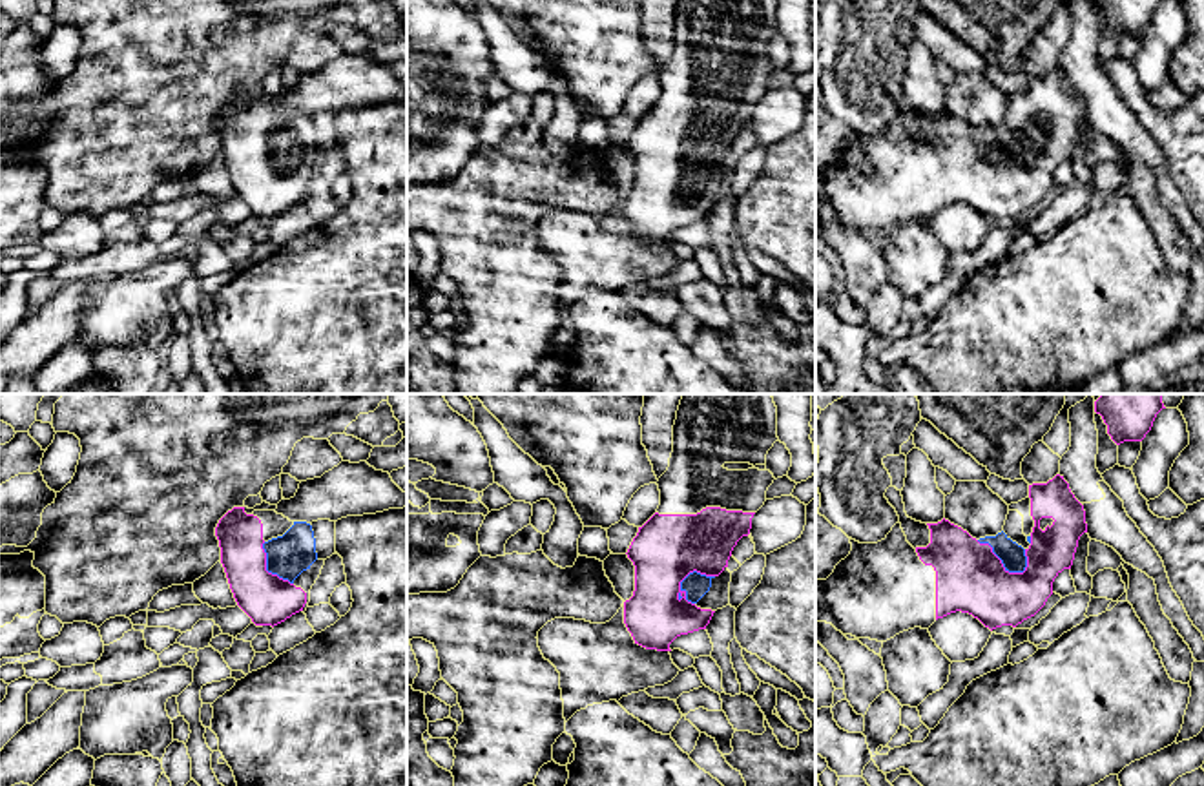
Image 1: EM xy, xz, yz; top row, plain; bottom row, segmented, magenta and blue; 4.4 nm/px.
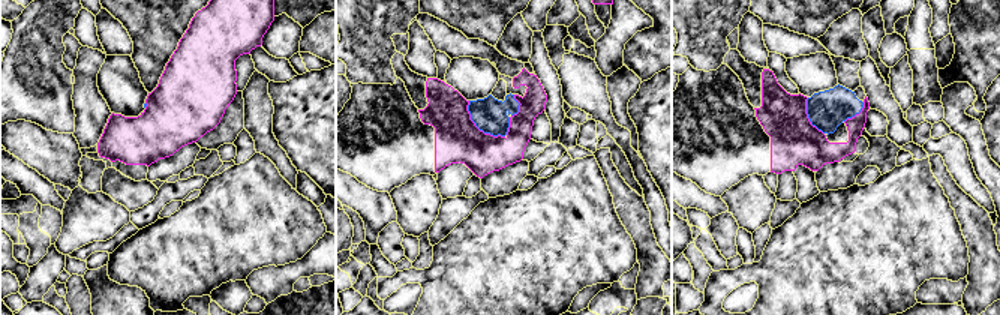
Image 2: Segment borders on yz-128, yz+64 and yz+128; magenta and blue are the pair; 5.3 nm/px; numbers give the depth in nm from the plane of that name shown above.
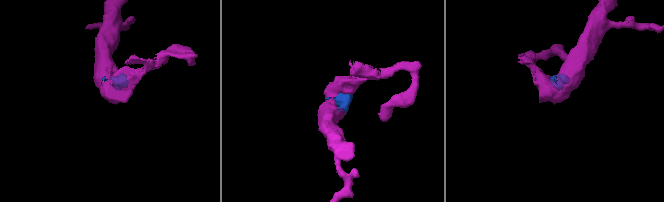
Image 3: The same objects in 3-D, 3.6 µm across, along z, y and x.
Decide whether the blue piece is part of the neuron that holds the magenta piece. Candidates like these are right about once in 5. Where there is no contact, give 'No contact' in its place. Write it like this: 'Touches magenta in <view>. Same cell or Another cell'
Touches magenta in yz. Same cell

